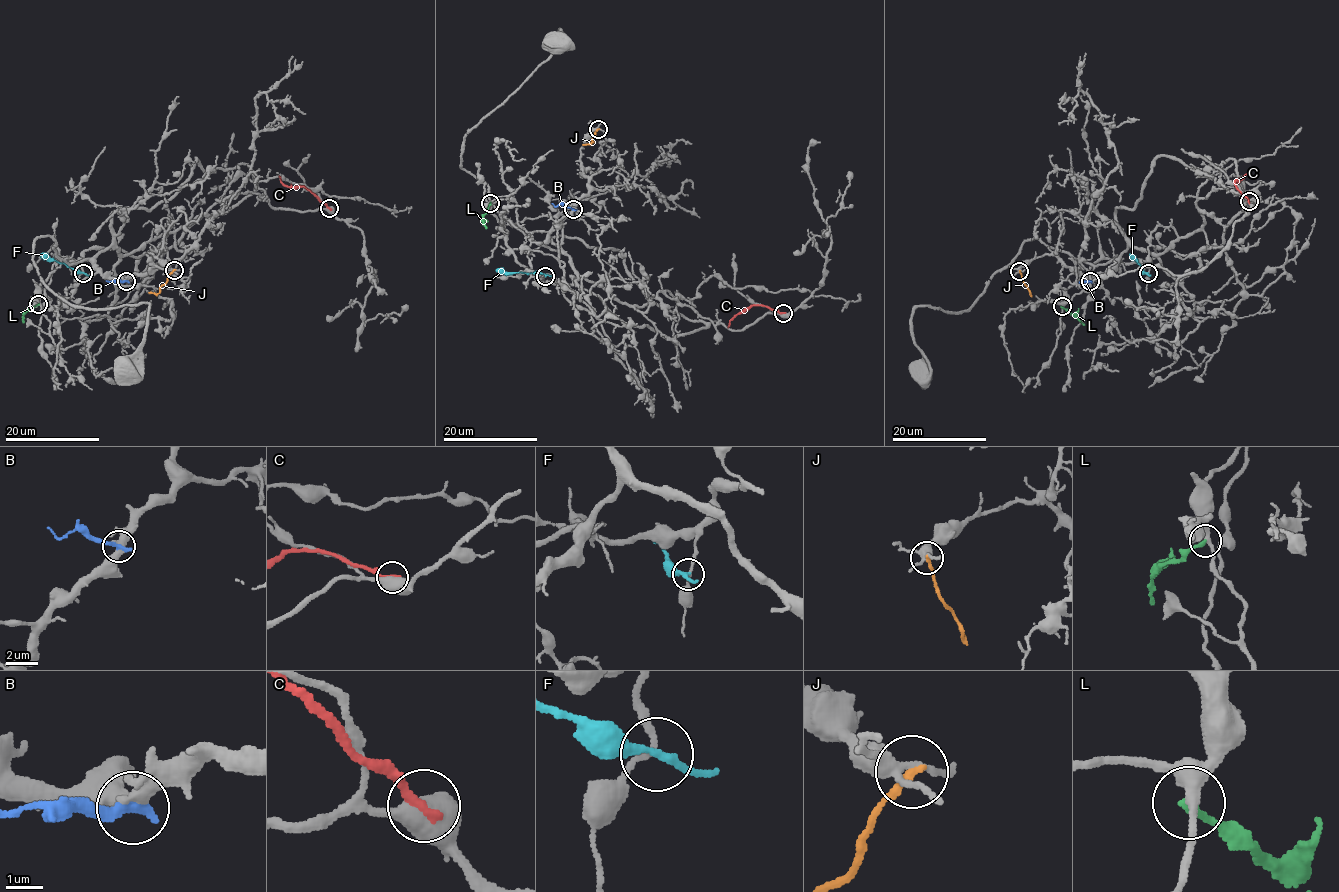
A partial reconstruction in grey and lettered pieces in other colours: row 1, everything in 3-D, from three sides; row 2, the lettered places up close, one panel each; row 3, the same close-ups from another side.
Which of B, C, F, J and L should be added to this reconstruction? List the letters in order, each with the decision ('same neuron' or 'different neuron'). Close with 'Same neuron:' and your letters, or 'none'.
B: different neuron
C: different neuron
F: different neuron
J: different neuron
L: different neuron
Same neuron: none

